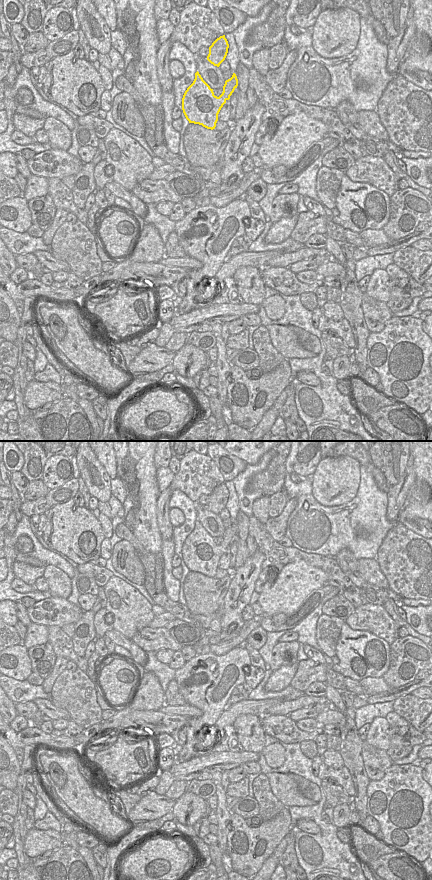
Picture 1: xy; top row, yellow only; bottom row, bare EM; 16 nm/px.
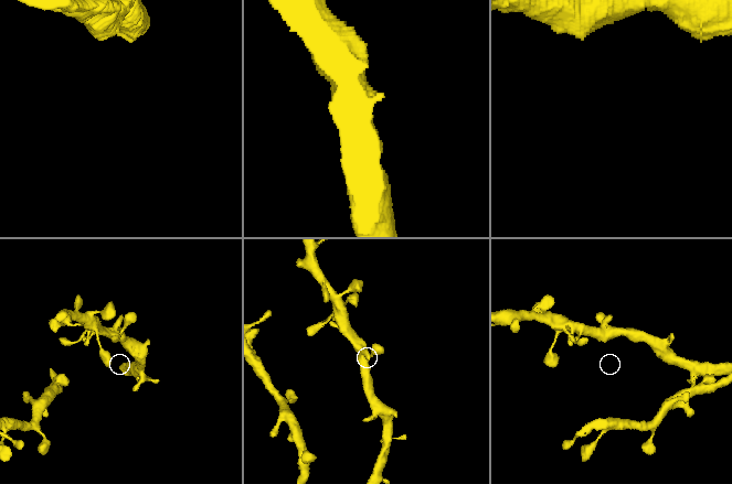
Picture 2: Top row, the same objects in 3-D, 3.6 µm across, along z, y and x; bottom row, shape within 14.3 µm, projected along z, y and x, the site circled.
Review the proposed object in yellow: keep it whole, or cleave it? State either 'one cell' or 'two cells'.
one cell

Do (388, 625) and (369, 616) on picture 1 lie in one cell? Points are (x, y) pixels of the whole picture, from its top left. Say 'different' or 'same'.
same

